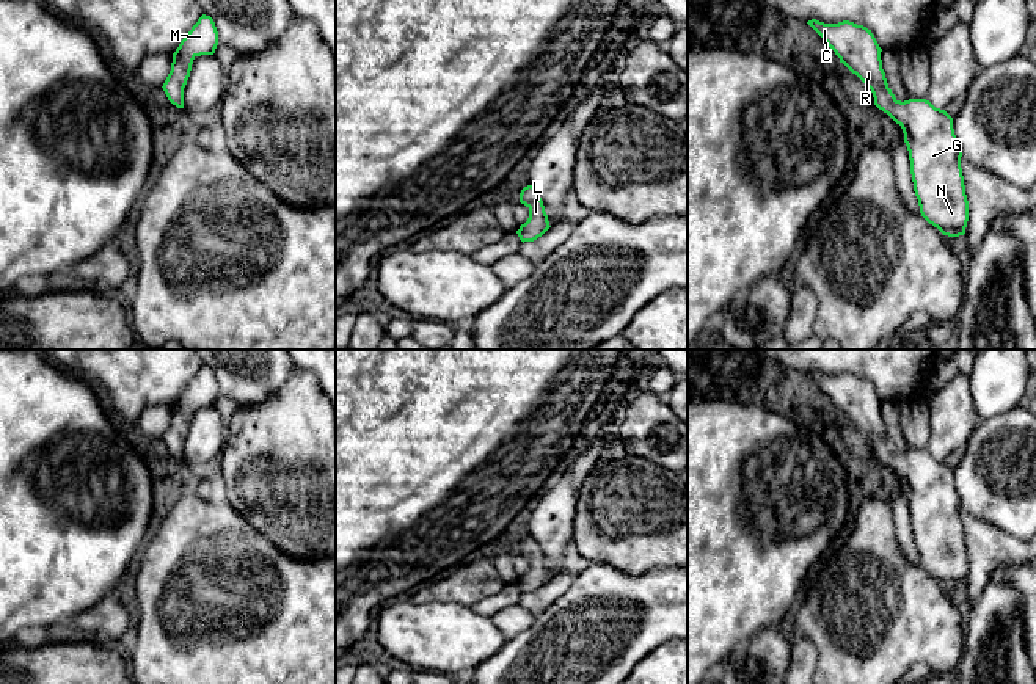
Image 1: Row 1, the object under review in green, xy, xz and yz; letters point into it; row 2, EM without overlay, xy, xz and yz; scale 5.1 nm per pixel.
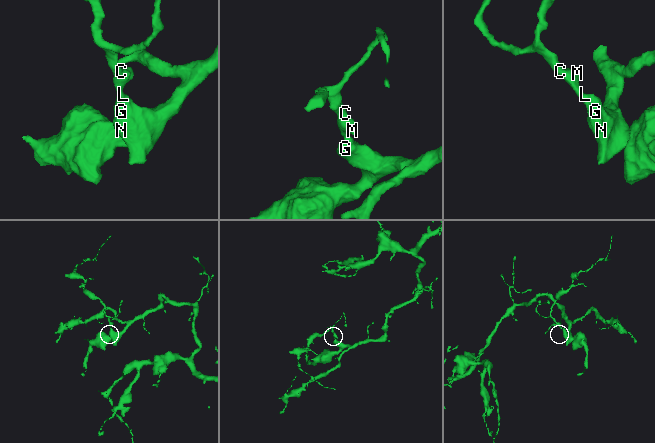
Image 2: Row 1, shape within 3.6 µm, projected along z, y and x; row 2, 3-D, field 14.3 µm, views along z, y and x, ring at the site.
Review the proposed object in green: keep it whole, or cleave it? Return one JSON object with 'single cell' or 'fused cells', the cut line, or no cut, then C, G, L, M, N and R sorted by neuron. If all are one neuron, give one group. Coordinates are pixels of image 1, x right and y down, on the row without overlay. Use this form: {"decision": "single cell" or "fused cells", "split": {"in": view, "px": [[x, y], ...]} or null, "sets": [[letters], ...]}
{"decision": "single cell", "split": null, "sets": [["C", "G", "L", "M", "N", "R"]]}

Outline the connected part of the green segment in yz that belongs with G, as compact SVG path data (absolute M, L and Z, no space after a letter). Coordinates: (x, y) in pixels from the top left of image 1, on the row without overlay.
M849 372L807 373L873 444L874 457L901 477L921 568L943 587L965 585L969 552L953 469L926 450L898 452L888 439L874 386Z

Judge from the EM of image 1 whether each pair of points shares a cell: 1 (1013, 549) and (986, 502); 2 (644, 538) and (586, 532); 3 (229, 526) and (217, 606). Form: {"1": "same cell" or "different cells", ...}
{"1": "different cells", "2": "same cell", "3": "same cell"}

